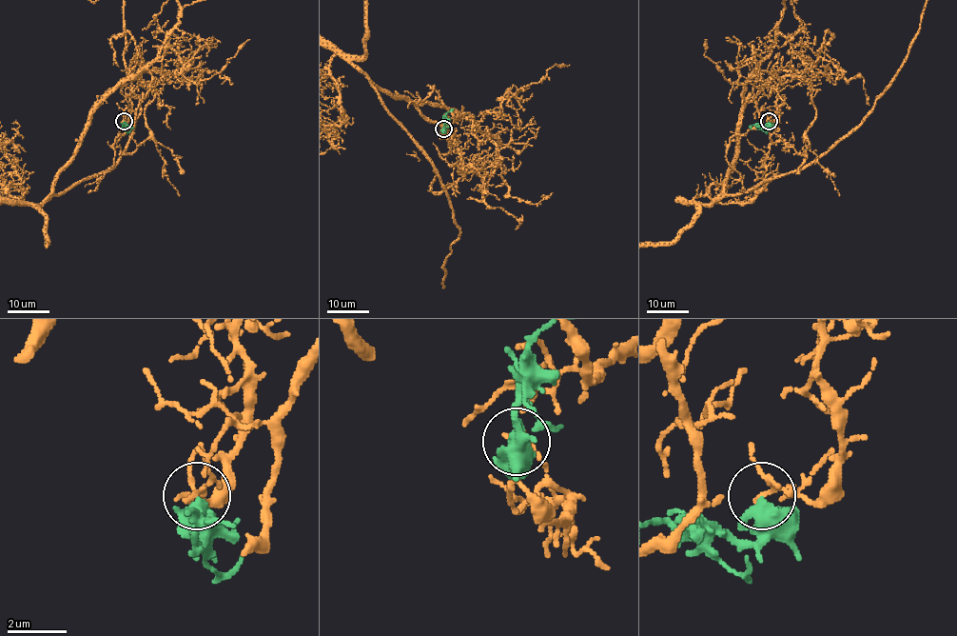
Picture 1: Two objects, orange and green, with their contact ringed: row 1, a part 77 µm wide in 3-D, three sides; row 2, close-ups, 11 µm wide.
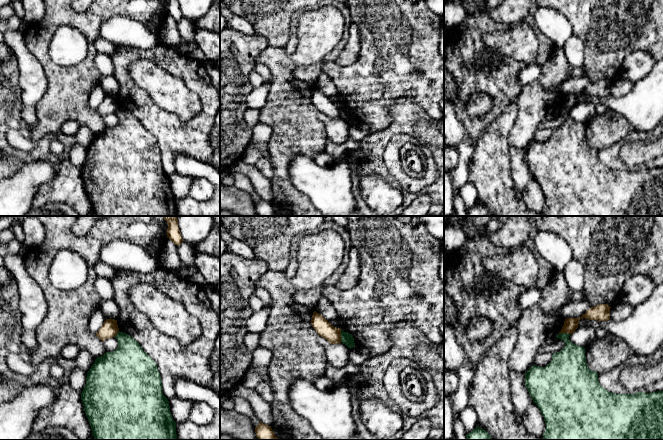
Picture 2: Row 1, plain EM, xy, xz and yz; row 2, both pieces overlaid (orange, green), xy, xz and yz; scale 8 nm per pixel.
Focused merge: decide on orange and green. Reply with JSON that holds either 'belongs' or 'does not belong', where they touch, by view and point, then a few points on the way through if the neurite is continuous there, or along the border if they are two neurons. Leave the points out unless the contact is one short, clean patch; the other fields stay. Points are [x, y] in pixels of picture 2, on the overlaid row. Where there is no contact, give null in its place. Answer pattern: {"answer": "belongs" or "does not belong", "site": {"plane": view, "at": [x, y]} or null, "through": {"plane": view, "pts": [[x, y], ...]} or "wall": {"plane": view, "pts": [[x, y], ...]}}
{"answer": "does not belong", "site": {"plane": "xz", "at": [340, 336]}, "wall": {"plane": "xz", "pts": [[340, 330], [341, 341]]}}

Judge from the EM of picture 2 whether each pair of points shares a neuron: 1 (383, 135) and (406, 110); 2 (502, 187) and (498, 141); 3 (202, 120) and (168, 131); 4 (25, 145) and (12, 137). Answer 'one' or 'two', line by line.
1: one
2: one
3: one
4: one

